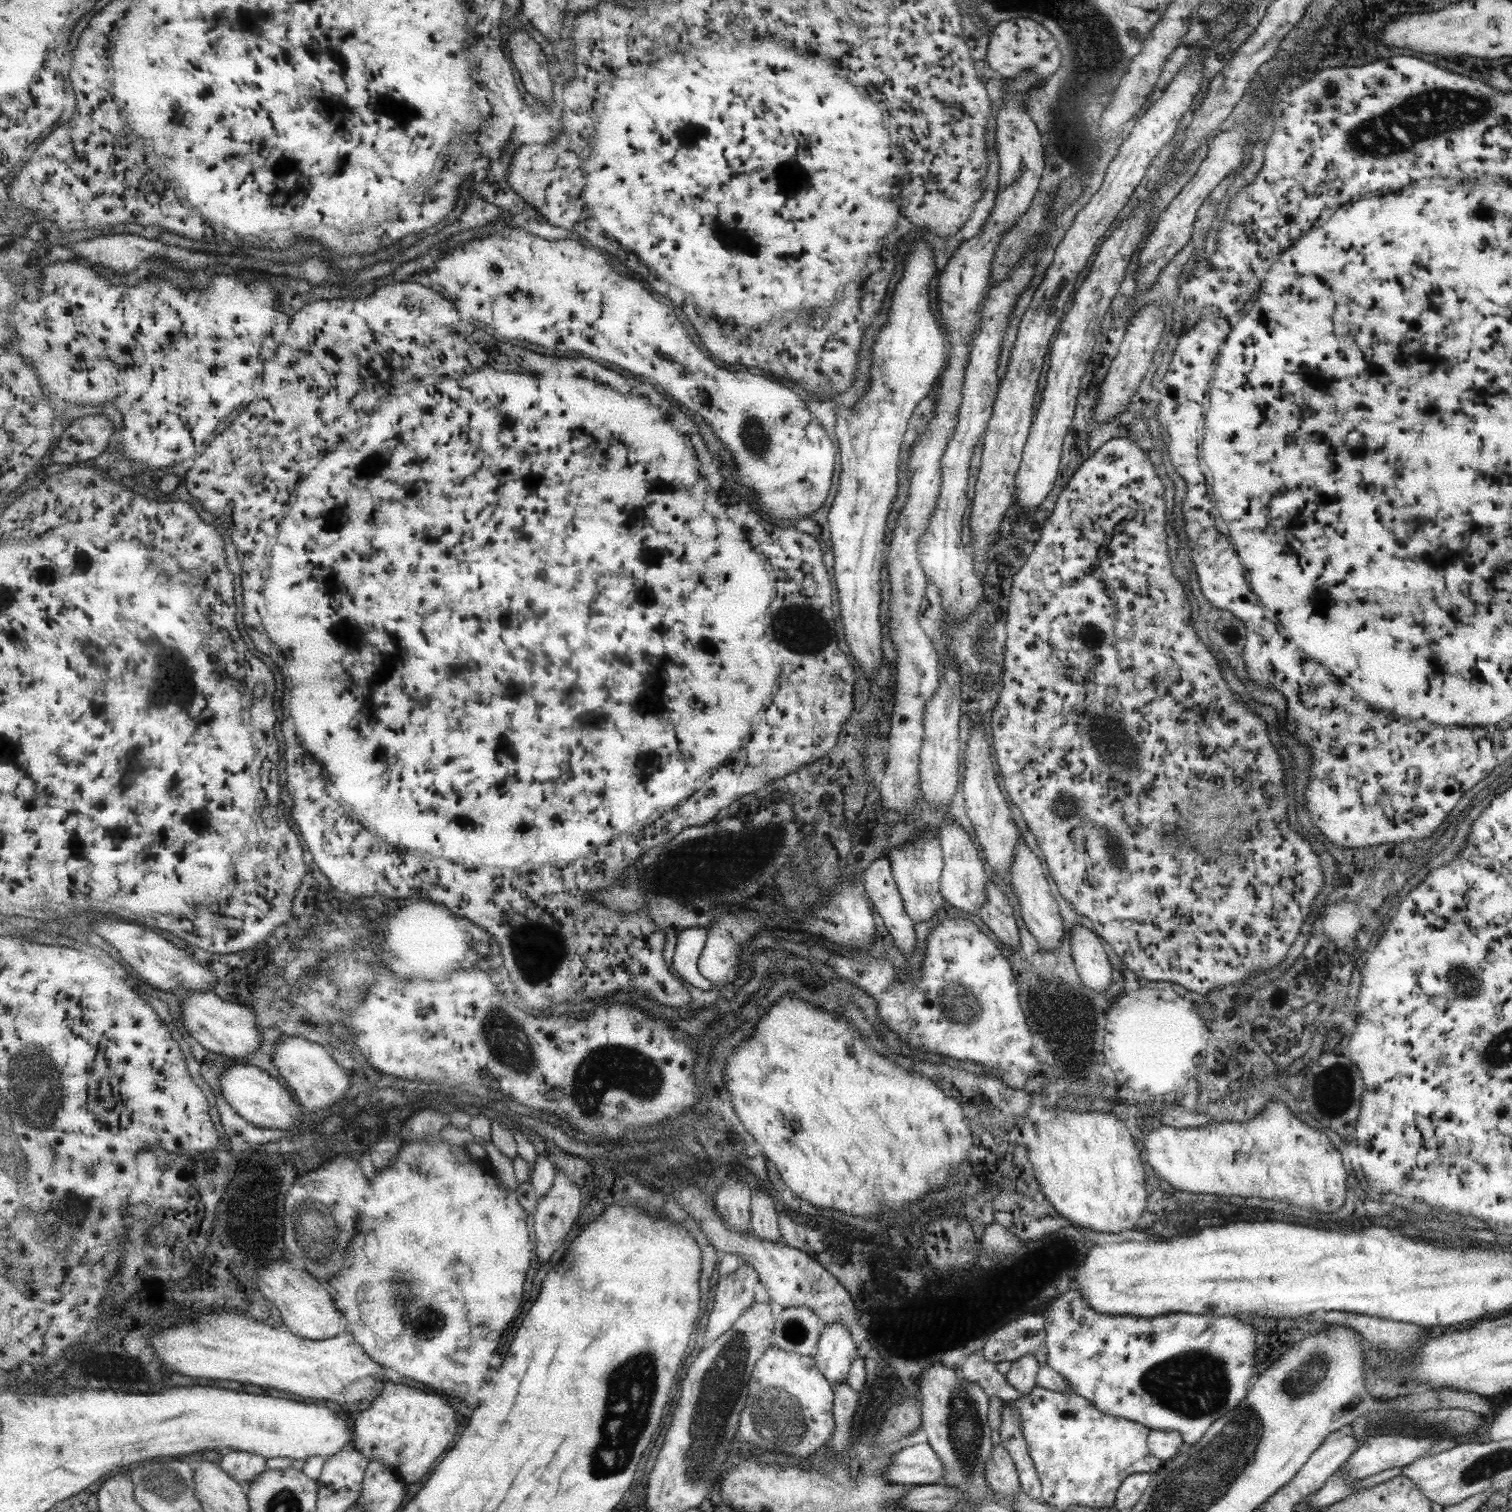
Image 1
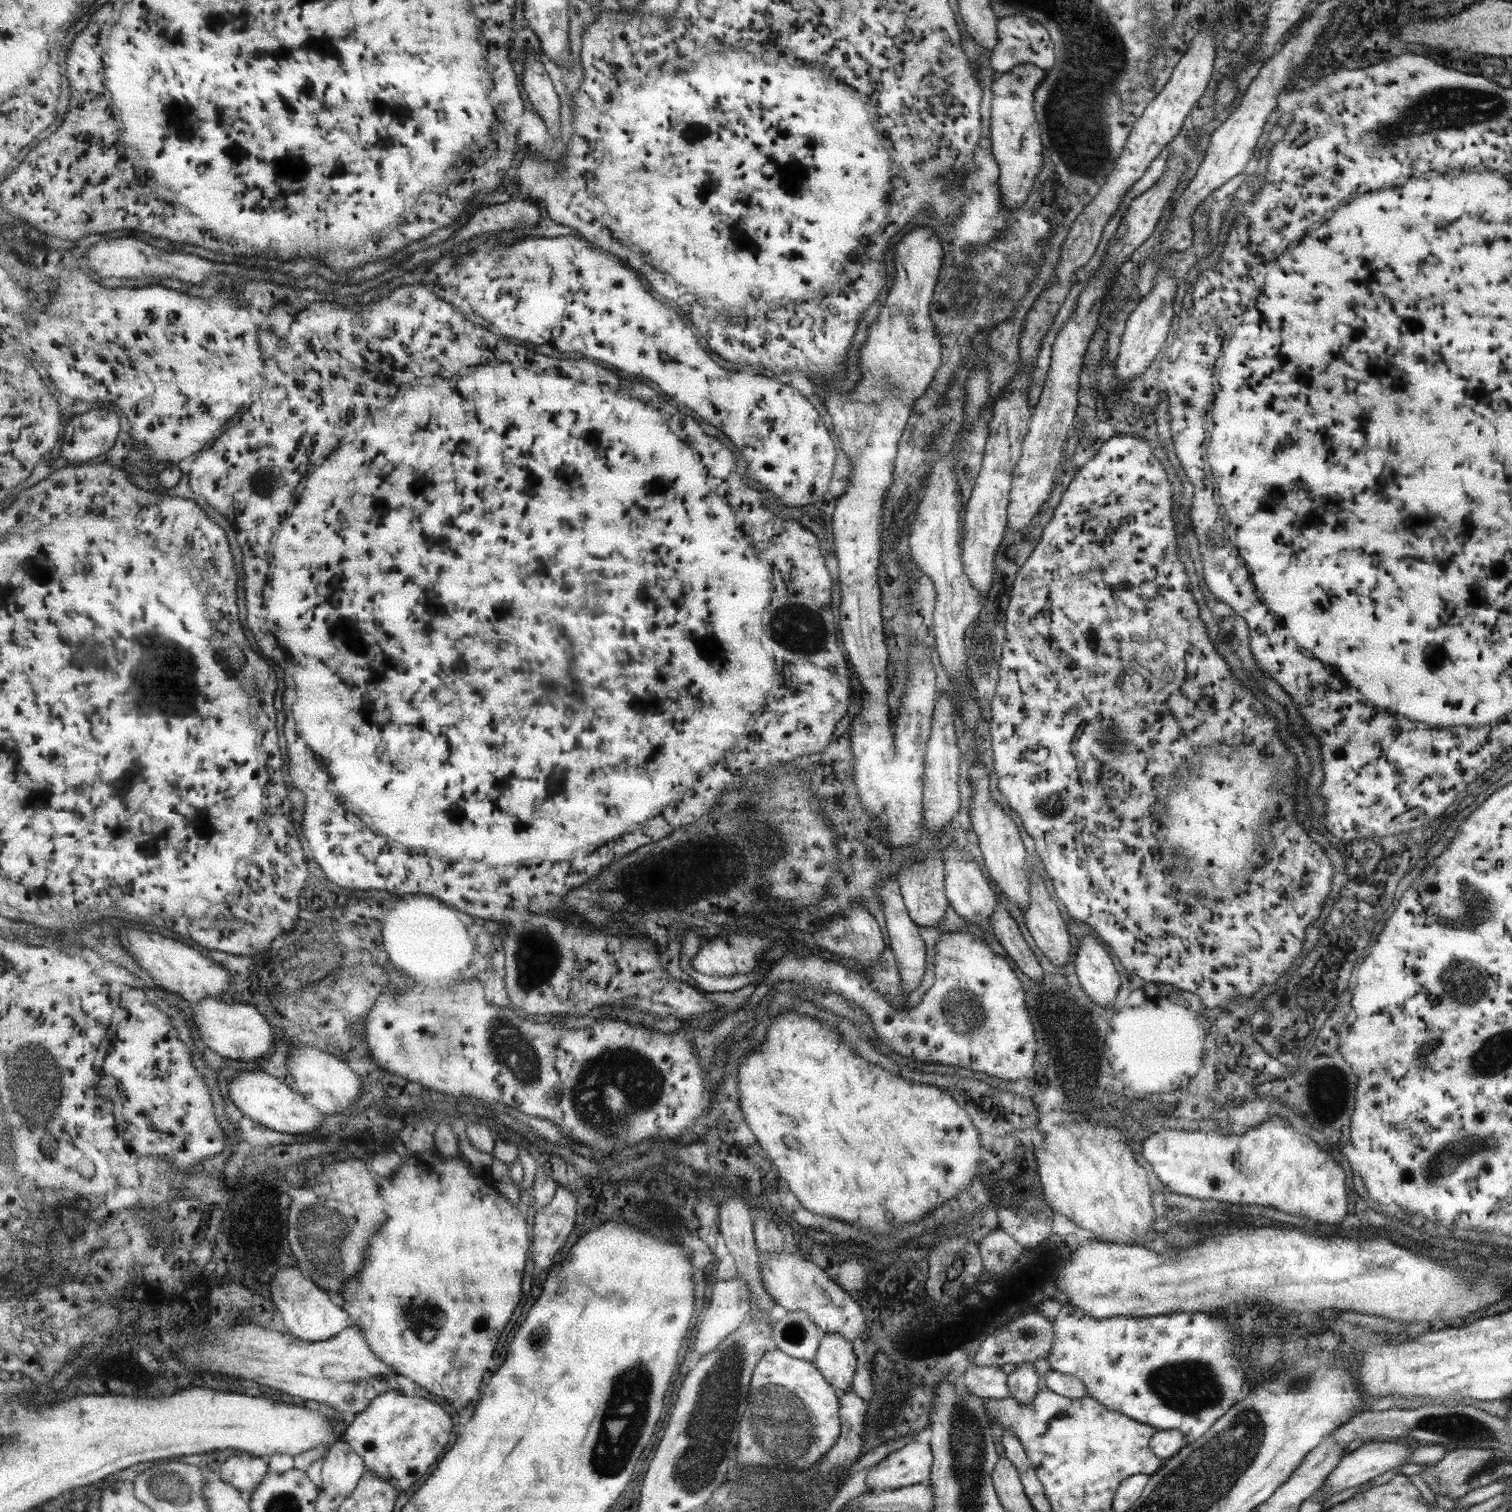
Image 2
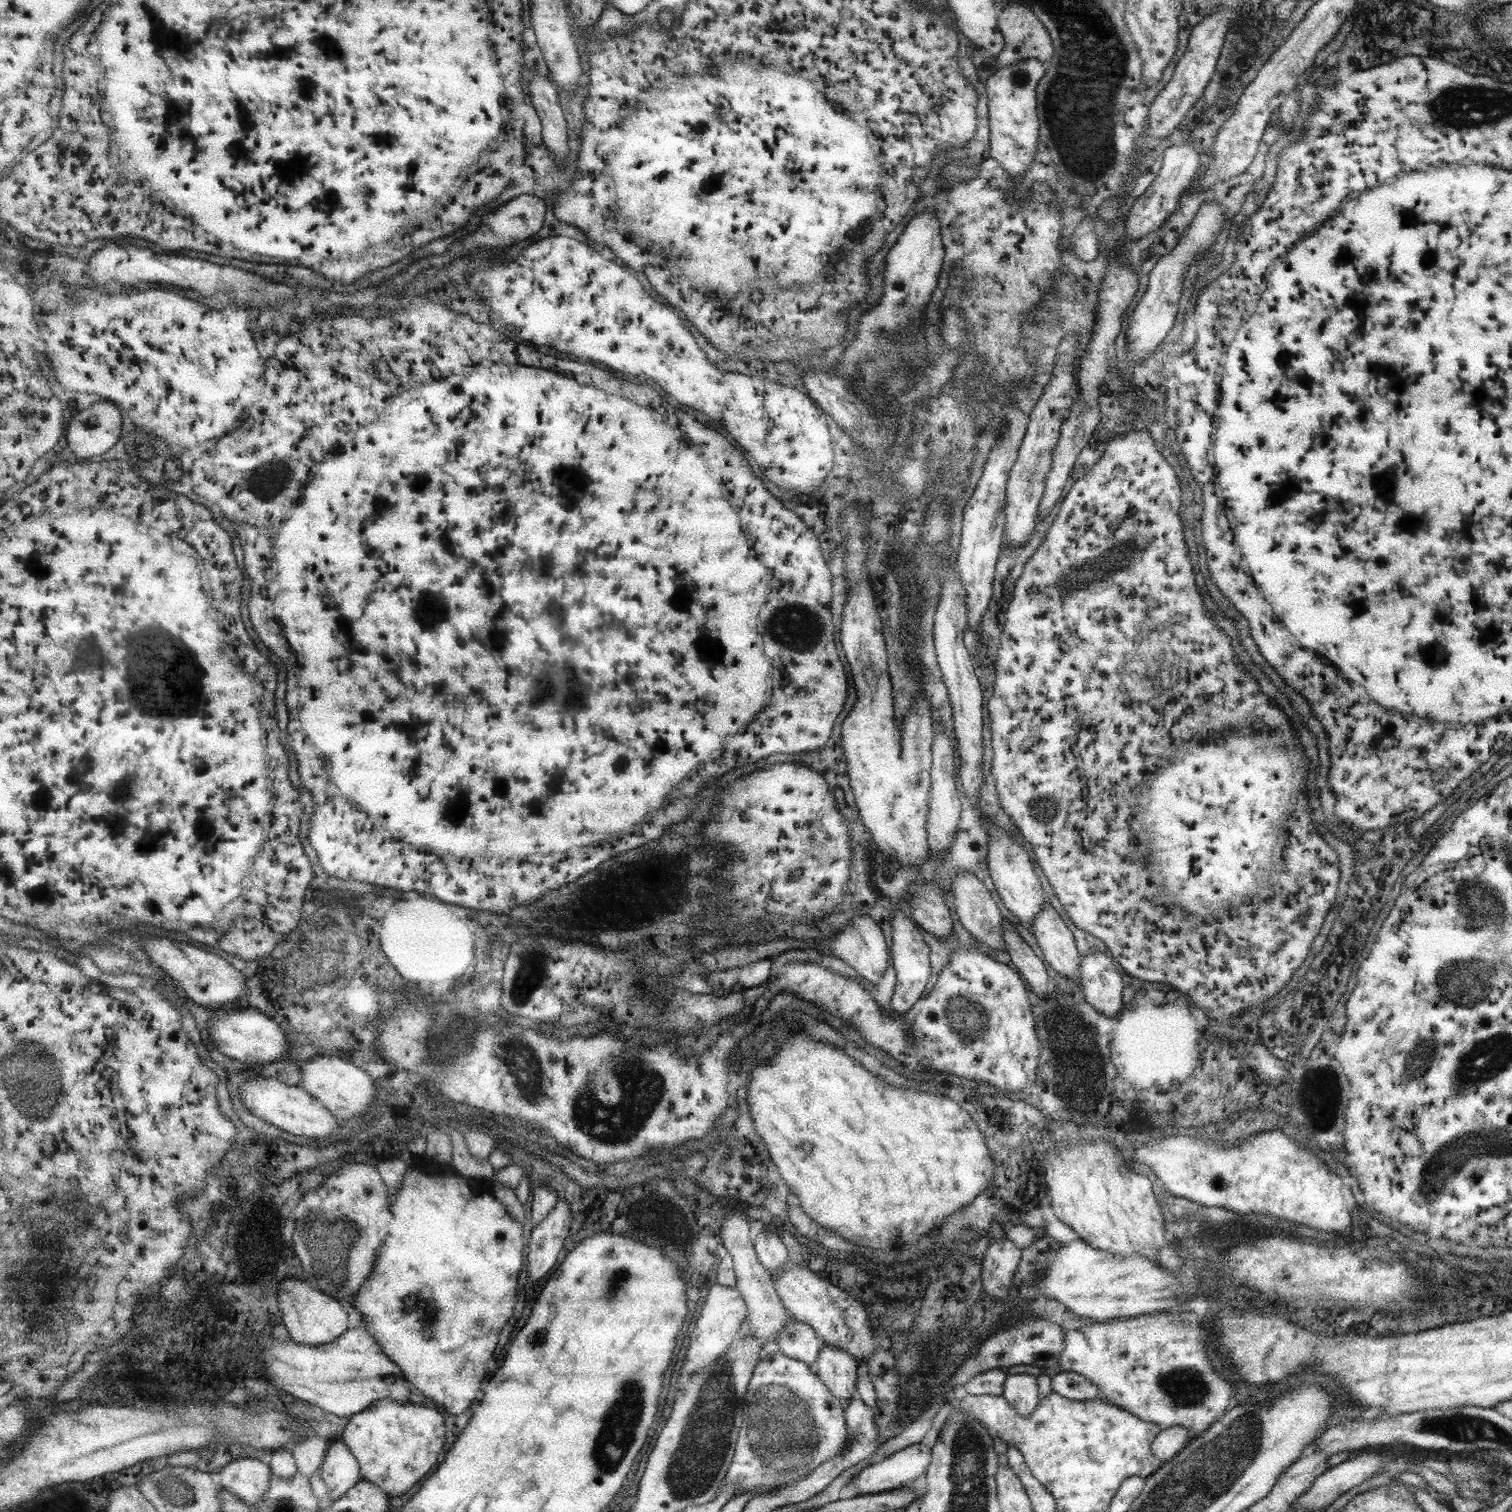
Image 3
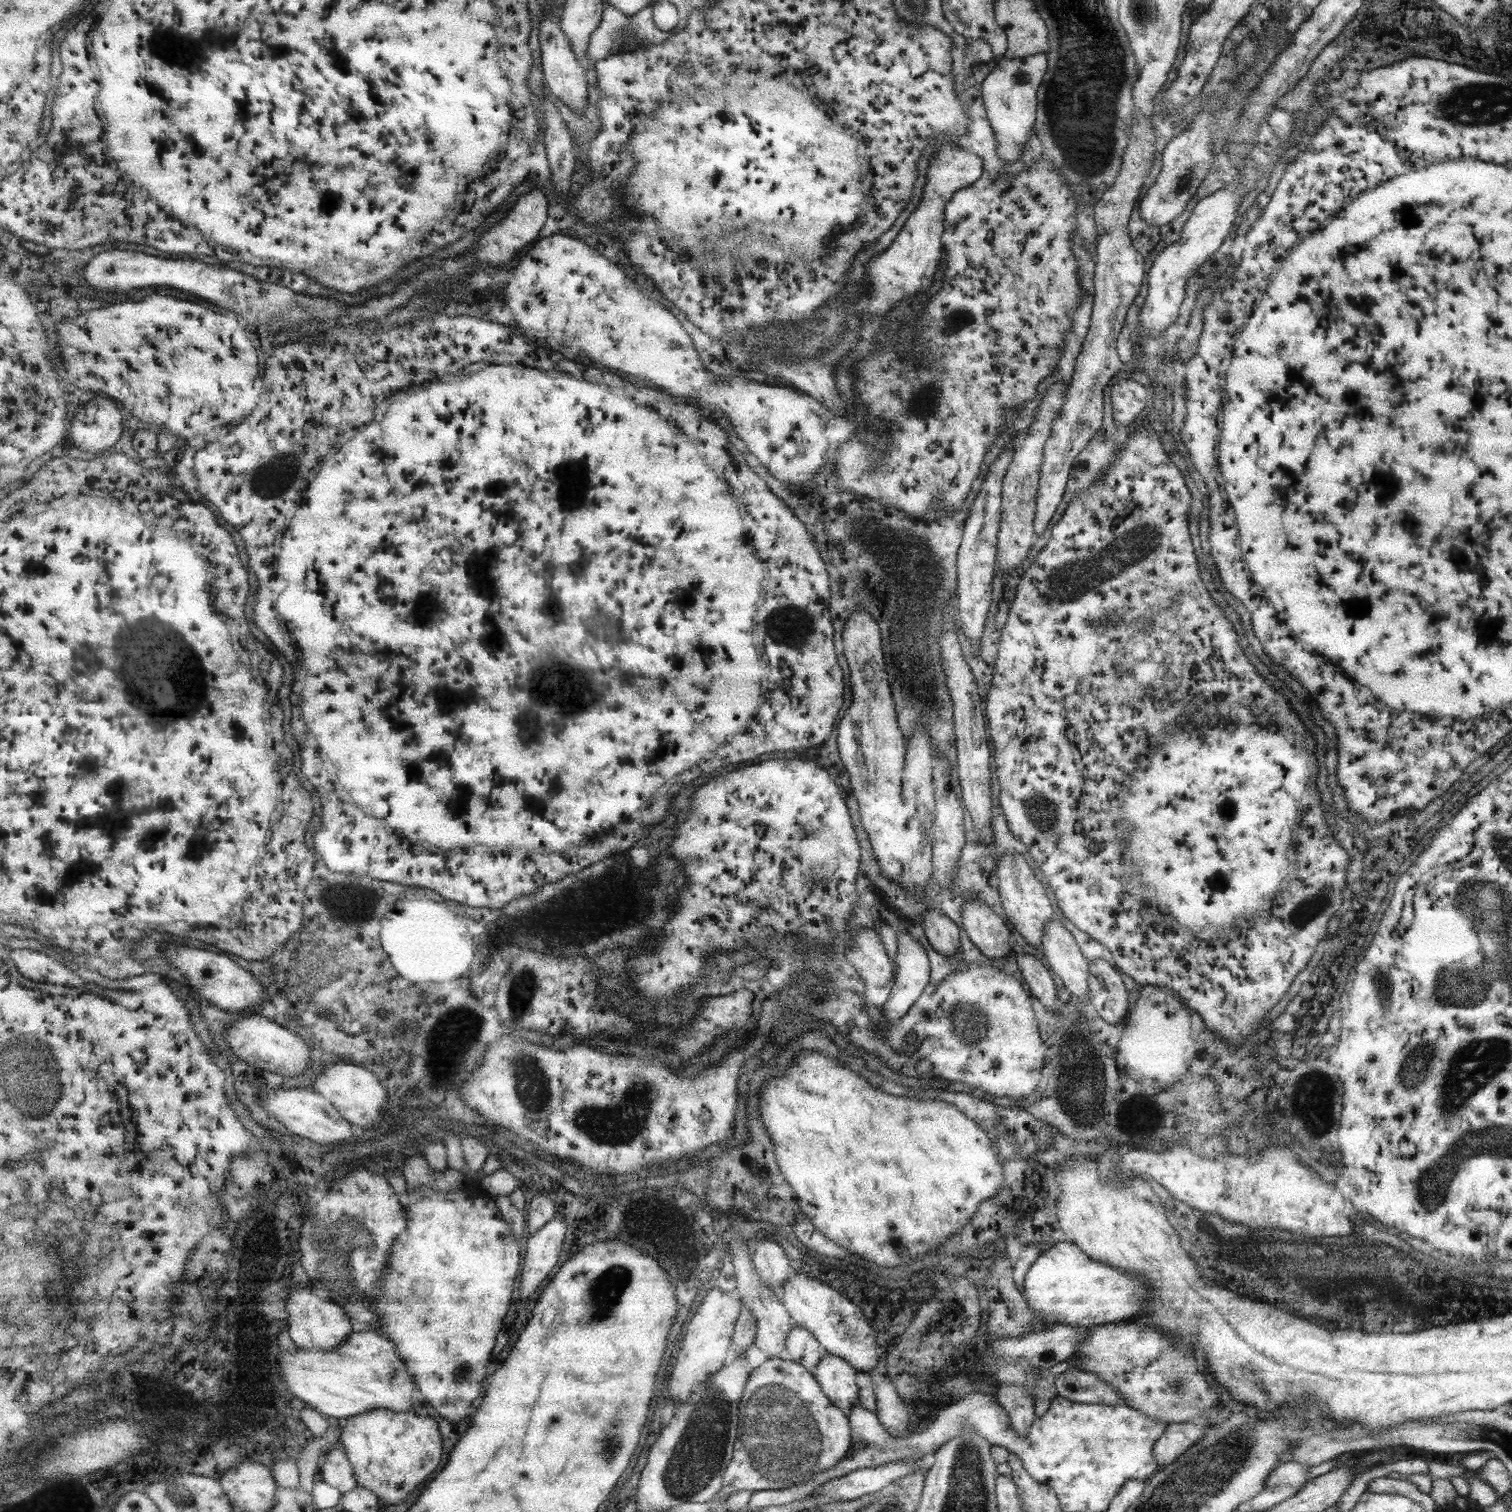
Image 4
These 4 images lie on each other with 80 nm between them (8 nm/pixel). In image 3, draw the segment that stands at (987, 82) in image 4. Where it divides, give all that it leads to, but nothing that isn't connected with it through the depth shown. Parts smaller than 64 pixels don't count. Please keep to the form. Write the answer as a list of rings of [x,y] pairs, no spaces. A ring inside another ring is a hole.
[[[1037,58],[1017,61],[998,69],[986,80],[989,116],[989,156],[1011,178],[1020,178],[1027,166],[1033,162],[1037,150],[1037,128],[1039,122],[1035,118],[1037,106],[1037,86],[1042,80],[1046,65]]]

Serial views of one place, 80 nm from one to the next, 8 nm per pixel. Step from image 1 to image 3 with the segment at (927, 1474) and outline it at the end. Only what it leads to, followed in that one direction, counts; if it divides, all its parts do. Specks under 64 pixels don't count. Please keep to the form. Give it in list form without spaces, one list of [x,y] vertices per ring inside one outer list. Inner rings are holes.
[[[923,1443],[911,1444],[885,1457],[881,1462],[862,1468],[849,1483],[856,1484],[856,1495],[897,1490],[919,1478],[929,1463],[930,1449]]]

